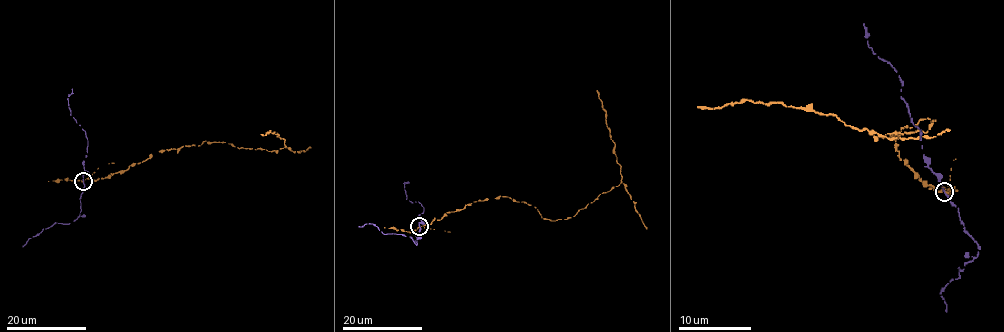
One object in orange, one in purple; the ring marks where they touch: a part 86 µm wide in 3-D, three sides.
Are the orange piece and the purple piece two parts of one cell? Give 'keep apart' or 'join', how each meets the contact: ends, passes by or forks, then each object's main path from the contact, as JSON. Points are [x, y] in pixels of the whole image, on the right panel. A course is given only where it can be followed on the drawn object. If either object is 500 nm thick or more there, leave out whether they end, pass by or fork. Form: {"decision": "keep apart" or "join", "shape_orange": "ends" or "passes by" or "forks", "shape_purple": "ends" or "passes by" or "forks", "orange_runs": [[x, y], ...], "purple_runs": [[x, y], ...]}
{"decision": "keep apart", "shape_orange": "ends", "shape_purple": "passes by", "orange_runs": [[946, 191], [900, 160], [889, 135], [935, 120], [928, 131], [882, 138], [835, 115], [780, 102], [697, 106]], "purple_runs": [[944, 191], [928, 166], [920, 131], [900, 97], [902, 80], [868, 46], [864, 24]]}

